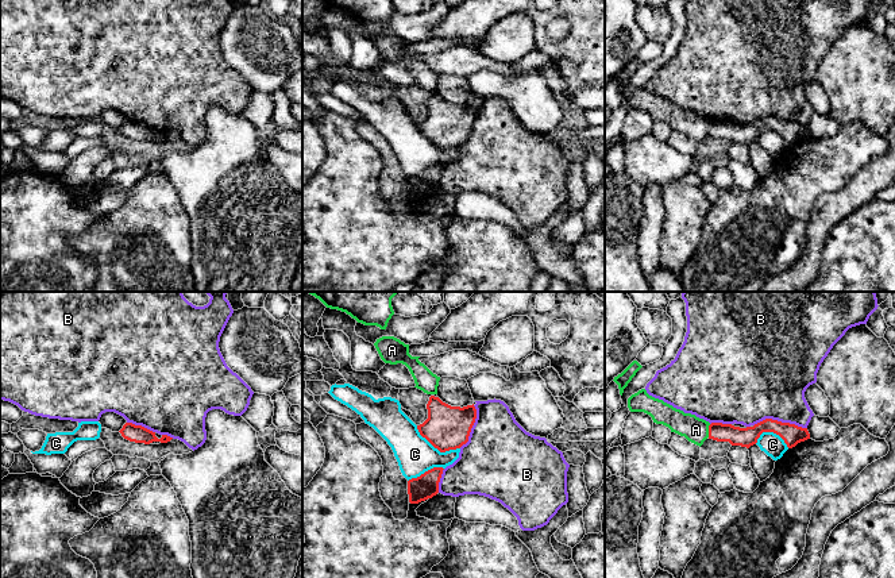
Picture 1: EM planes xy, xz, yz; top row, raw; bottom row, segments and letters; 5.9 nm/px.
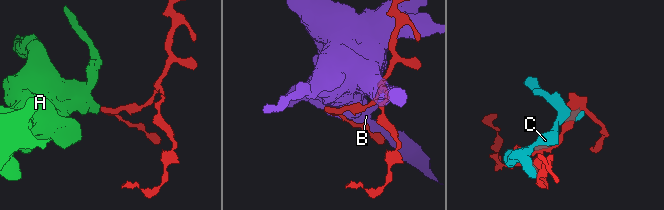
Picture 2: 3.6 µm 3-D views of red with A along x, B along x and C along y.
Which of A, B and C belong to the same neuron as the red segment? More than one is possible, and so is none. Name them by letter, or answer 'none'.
A

